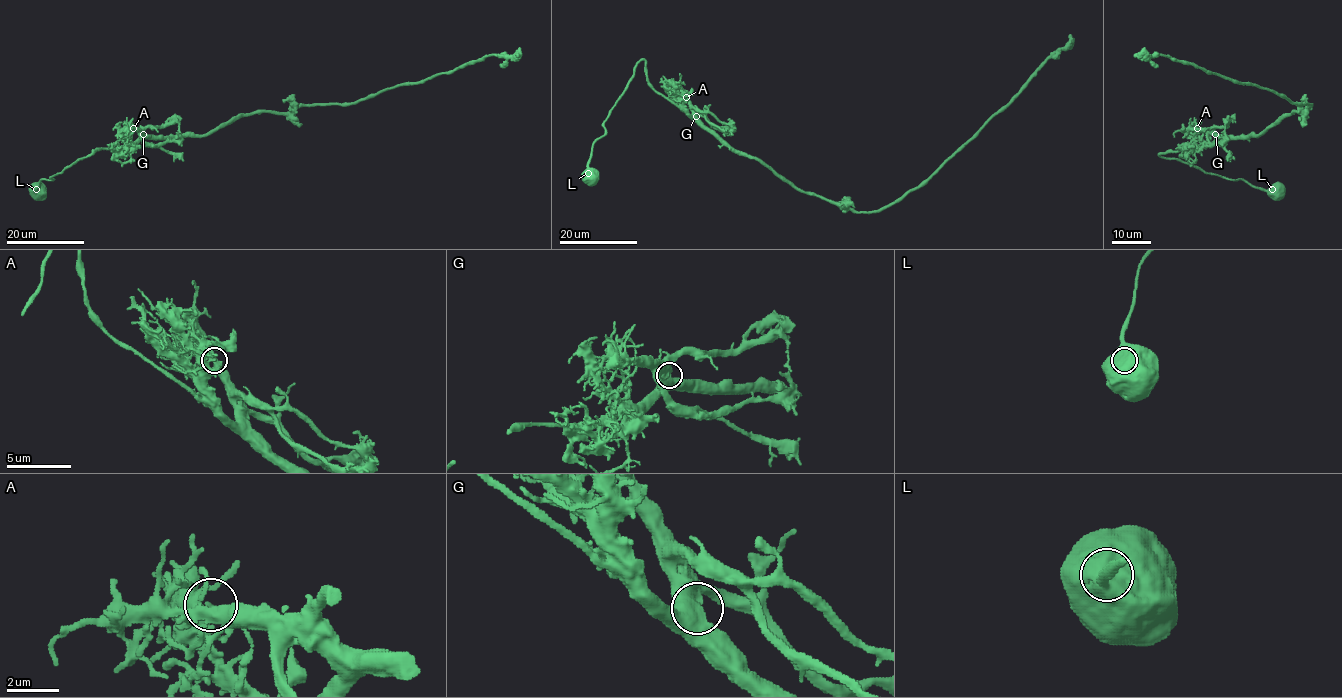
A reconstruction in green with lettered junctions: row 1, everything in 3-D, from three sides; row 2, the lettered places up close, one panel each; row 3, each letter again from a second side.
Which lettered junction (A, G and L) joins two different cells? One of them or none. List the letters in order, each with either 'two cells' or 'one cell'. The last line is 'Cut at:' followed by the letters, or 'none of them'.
A: one cell
G: one cell
L: one cell
Cut at: none of them

